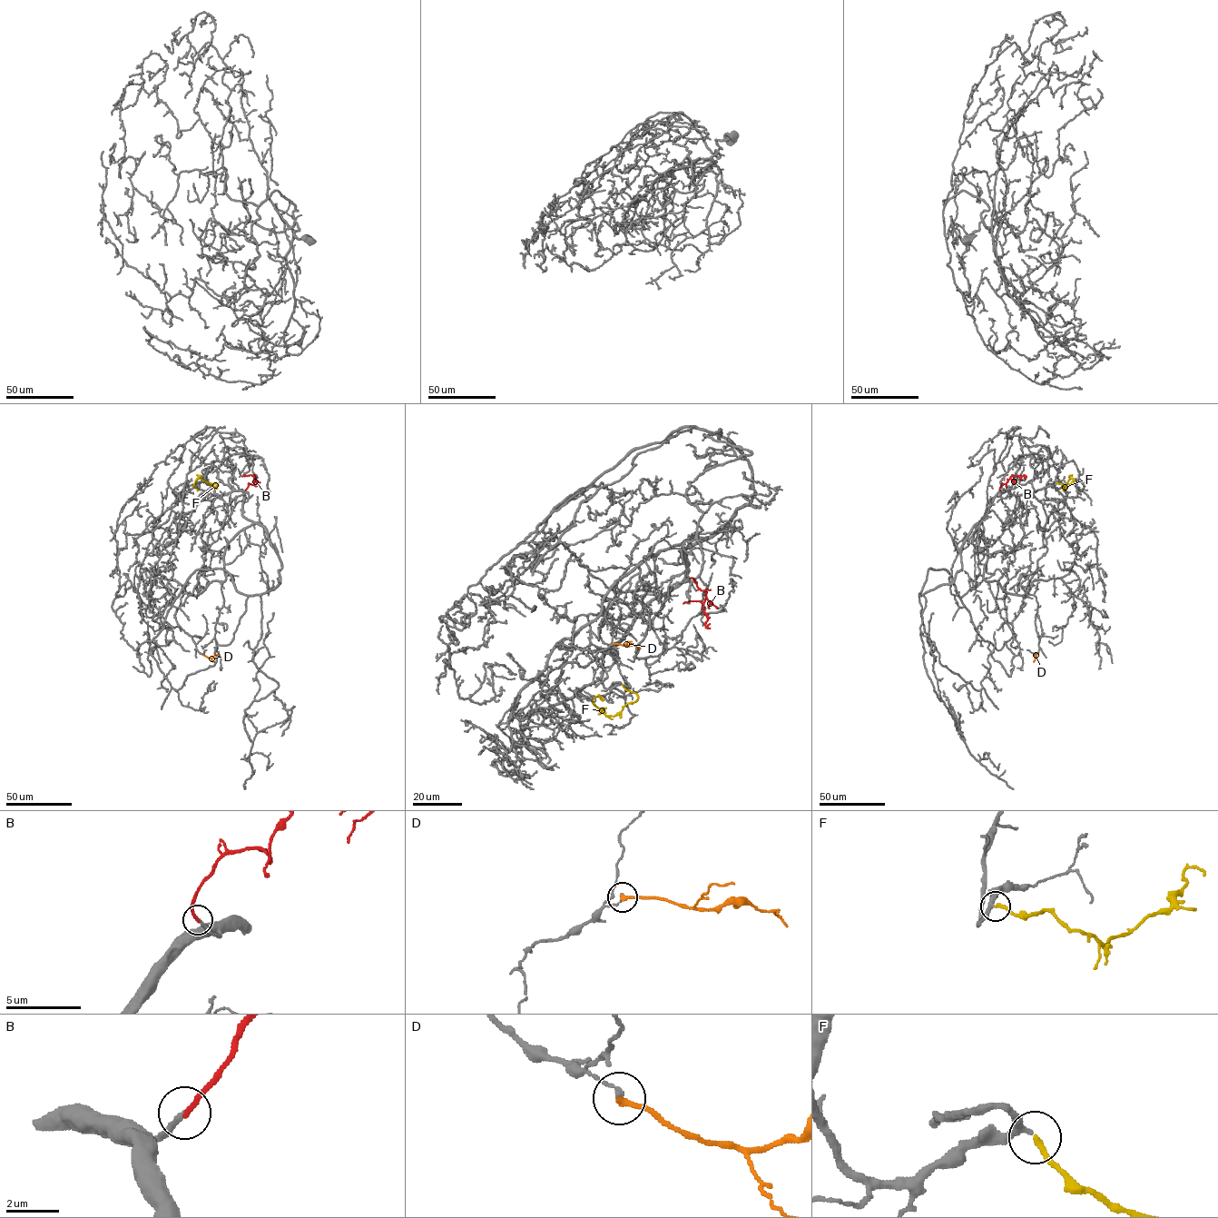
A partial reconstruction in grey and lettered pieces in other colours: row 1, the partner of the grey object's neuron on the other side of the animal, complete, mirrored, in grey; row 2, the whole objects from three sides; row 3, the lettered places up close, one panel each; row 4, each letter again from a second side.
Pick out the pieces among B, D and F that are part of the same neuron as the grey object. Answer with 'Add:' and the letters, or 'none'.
Add: B, F

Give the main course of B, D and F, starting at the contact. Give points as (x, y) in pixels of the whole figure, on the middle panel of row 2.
B: (690, 579), (702, 590), (705, 590), (703, 605), (706, 627), (710, 623)
D: (613, 644), (638, 646)
F: (622, 684), (638, 698), (627, 703), (619, 713), (607, 716), (594, 704), (598, 694), (602, 698), (599, 697)

